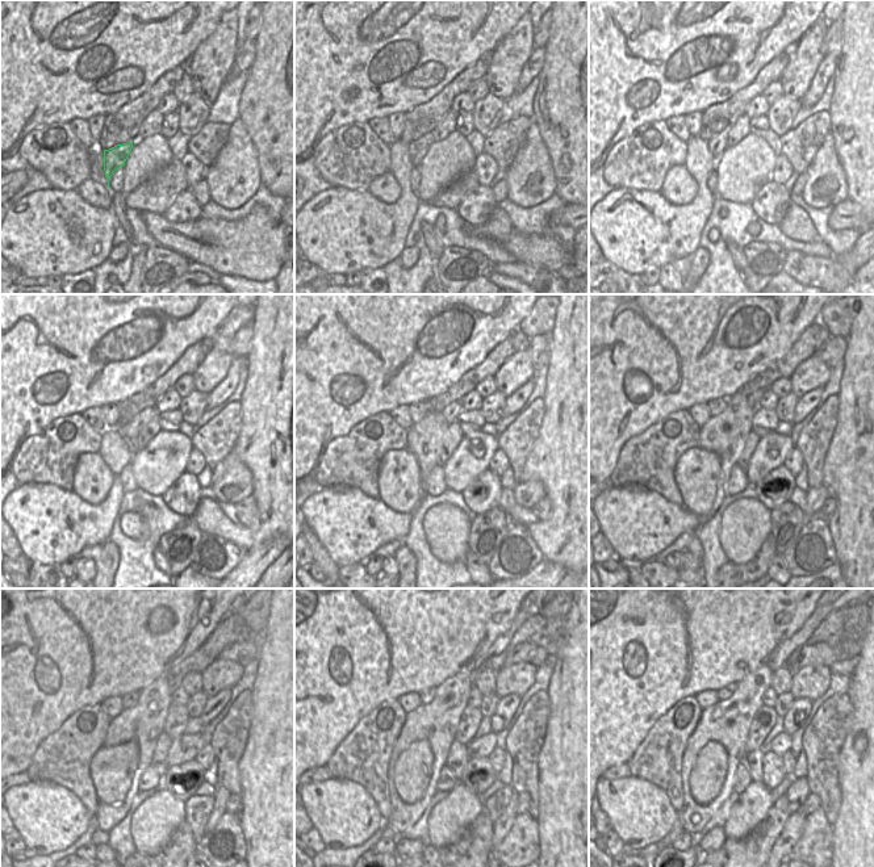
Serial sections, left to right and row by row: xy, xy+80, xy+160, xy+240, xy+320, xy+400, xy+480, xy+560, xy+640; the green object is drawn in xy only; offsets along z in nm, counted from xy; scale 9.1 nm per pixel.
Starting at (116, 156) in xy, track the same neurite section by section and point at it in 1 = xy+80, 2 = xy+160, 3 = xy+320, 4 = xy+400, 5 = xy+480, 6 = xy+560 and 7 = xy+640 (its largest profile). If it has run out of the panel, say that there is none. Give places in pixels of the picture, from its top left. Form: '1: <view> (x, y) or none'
1: xy+80 (418, 149)
2: xy+160 (718, 145)
3: xy+320 (451, 411)
4: xy+400 (753, 400)
5: xy+480 (174, 682)
6: xy+560 (475, 673)
7: xy+640 (798, 640)

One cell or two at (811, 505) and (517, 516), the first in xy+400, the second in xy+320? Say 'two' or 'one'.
two

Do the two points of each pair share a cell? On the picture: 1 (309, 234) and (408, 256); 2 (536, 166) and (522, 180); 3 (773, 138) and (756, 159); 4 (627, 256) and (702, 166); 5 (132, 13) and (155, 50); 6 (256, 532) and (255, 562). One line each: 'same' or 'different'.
1: different
2: same
3: different
4: same
5: same
6: different

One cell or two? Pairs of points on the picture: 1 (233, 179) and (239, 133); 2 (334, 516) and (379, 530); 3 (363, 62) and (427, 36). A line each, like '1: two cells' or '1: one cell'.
1: one cell
2: one cell
3: one cell

